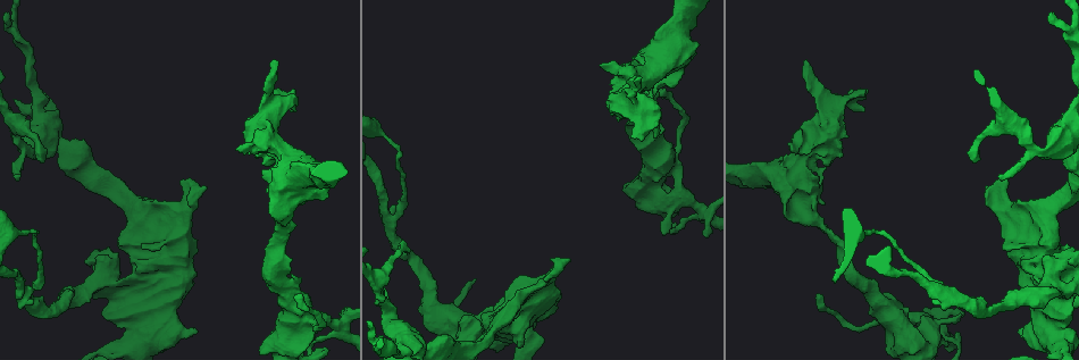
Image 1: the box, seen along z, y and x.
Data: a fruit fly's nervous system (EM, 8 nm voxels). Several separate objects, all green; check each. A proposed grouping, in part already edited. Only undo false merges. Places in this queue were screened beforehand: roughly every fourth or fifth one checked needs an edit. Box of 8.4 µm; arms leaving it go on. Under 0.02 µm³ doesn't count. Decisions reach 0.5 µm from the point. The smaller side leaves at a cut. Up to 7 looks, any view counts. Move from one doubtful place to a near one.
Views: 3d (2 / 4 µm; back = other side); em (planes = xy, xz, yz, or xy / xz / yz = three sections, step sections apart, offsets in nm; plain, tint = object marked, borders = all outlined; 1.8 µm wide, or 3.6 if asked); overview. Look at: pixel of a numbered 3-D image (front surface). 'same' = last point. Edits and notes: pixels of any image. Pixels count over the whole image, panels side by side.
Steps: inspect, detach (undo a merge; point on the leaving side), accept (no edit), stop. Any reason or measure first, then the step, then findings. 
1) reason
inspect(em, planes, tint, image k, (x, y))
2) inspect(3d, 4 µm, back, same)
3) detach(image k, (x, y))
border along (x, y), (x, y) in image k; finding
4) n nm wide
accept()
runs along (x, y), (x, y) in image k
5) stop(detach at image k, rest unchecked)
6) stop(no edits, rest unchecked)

sharp bend
inspect(em, 3.6 µm, planes, tint, image 1, (670, 166))

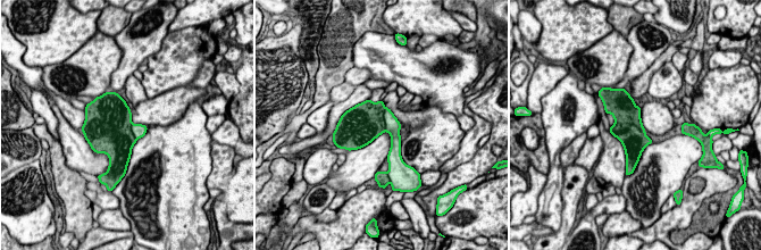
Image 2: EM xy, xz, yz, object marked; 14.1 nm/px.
420 nm wide
detach(image 2, (393, 125))
two cells meet here

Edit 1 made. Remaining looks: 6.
abrupt turn
inspect(3d, 4 µm, image 1, (158, 298))

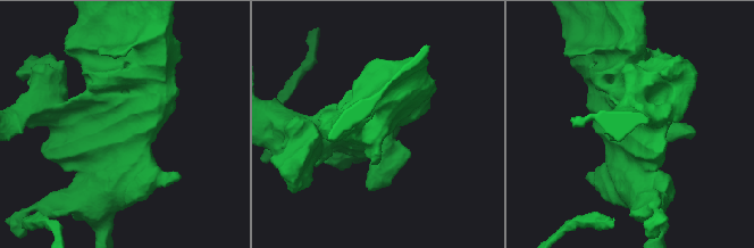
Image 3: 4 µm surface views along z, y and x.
now the EM
inspect(em, 3.6 µm, xy, step 8, tint, image 3, (122, 131))

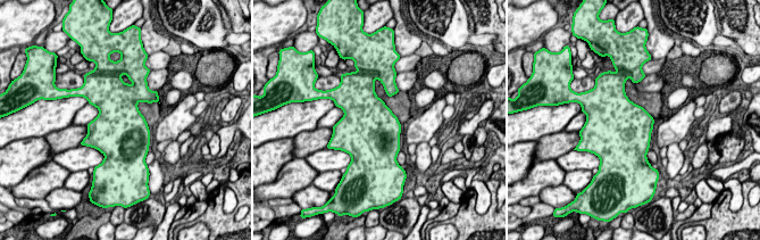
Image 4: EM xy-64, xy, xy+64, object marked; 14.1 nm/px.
accept()
one cell here

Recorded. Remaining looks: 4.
see it whole again
inspect(overview)

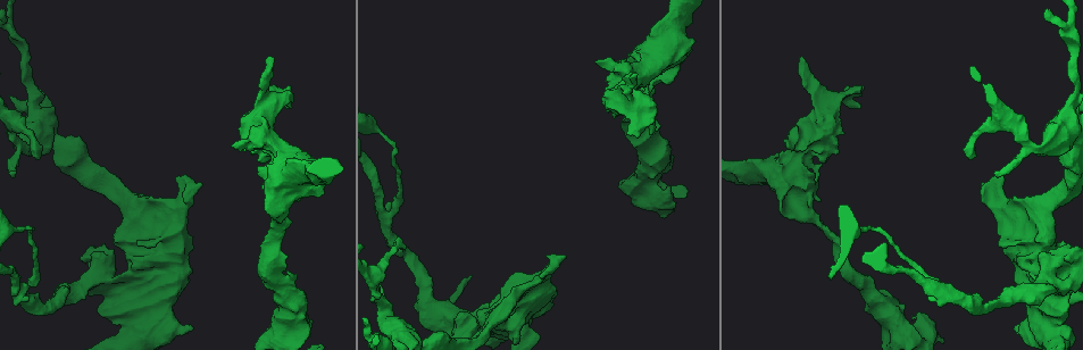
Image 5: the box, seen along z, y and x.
looks like a crossing
inspect(em, xy, step 8, tint, image 5, (624, 95))

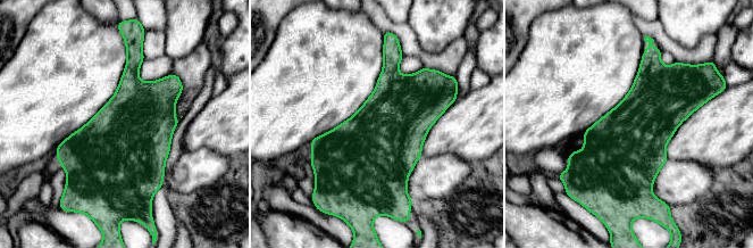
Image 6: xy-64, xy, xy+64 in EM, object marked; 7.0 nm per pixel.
inspect(em, planes, borders, same)

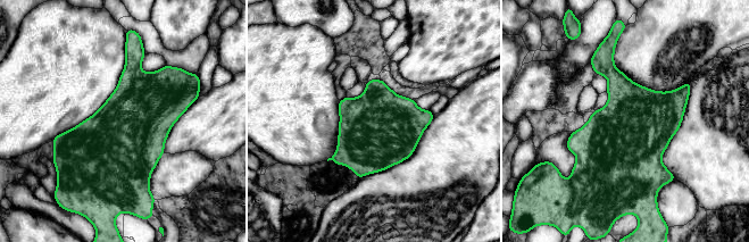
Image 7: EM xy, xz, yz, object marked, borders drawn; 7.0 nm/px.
accept()
continuous, no second cell

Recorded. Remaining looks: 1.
stop(detach at image 2, rest unchecked)

